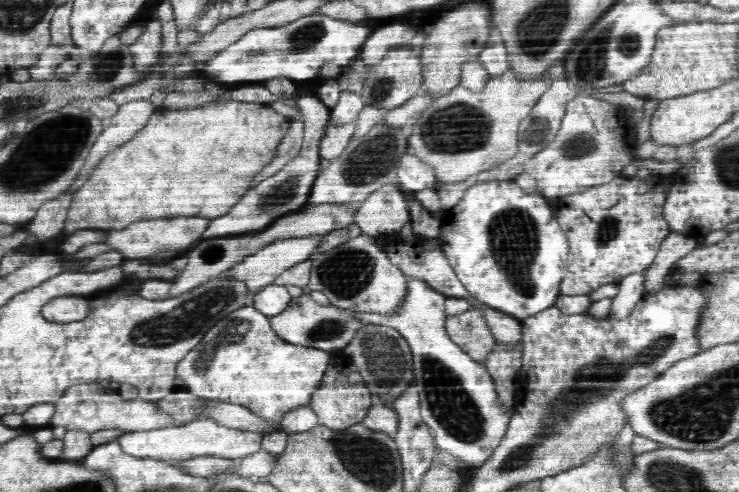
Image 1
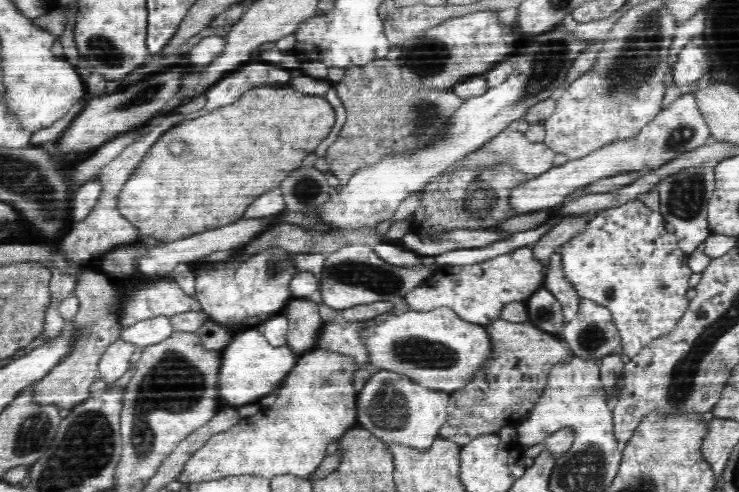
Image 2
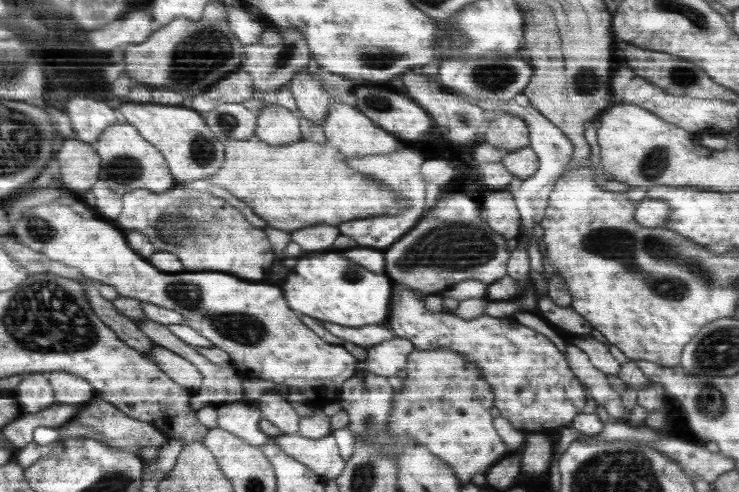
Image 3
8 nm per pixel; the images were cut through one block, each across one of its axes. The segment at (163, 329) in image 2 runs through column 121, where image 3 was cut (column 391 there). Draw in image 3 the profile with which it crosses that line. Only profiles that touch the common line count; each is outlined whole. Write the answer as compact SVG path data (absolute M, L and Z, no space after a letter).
M320 320L319 322L333 336L364 348L373 347L381 342L394 339L392 330L384 326L384 324L380 324L379 326L348 327L337 323L326 322L325 320Z

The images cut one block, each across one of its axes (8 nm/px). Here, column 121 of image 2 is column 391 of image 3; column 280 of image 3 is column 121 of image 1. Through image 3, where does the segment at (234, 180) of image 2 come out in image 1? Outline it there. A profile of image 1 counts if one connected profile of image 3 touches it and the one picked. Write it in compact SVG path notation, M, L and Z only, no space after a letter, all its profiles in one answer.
M238 100L216 101L206 106L181 109L157 108L146 126L132 140L109 152L74 194L66 218L66 232L84 228L122 230L140 220L176 216L216 218L226 214L246 194L254 174L276 156L284 136L290 130L288 120L286 116L272 110L271 106Z

